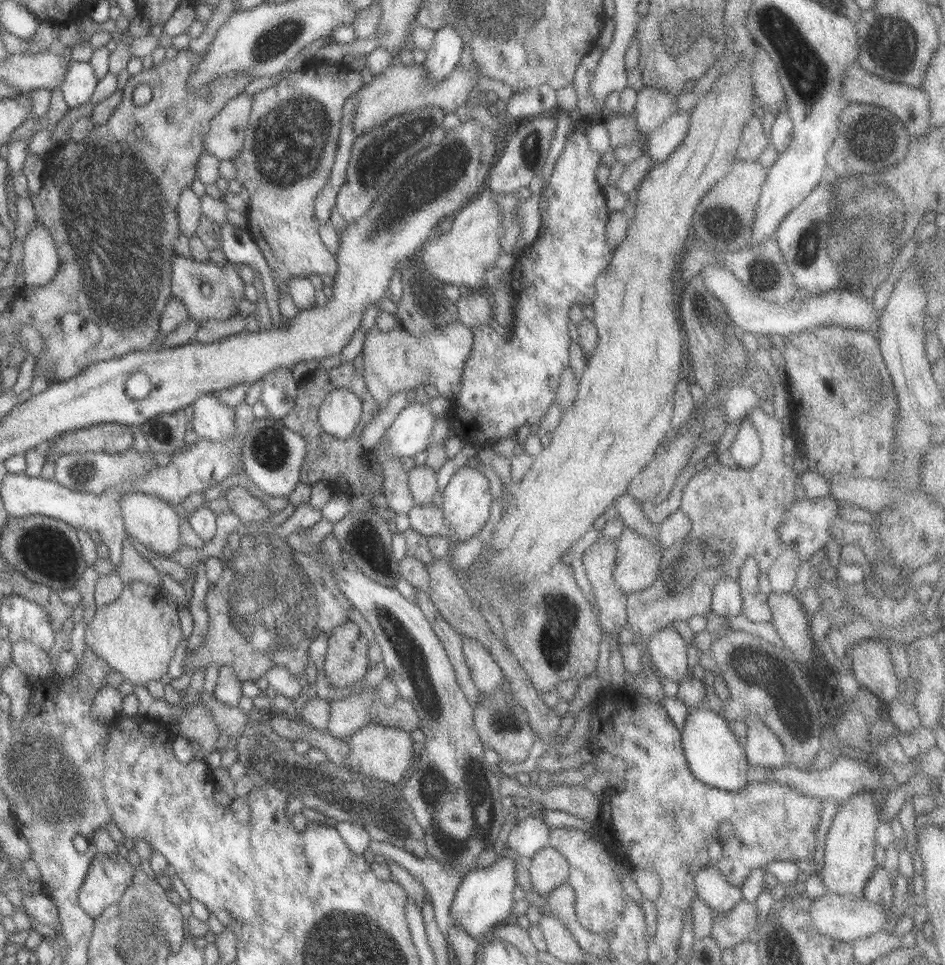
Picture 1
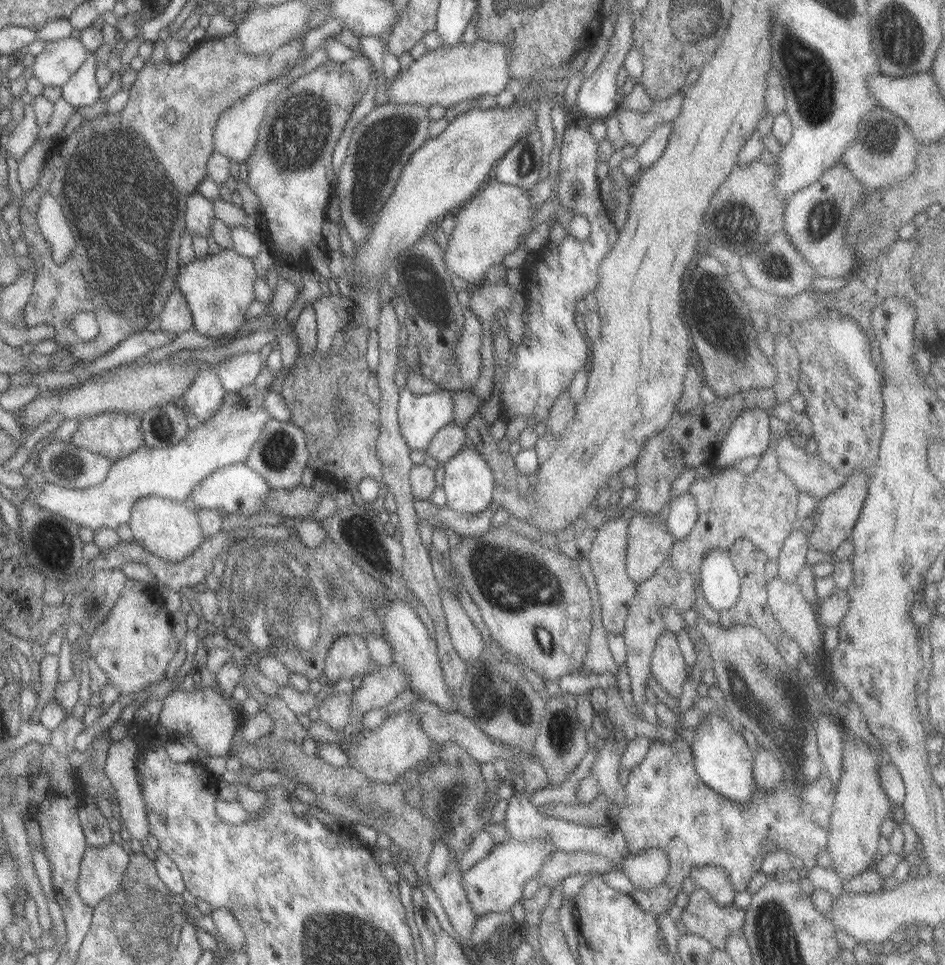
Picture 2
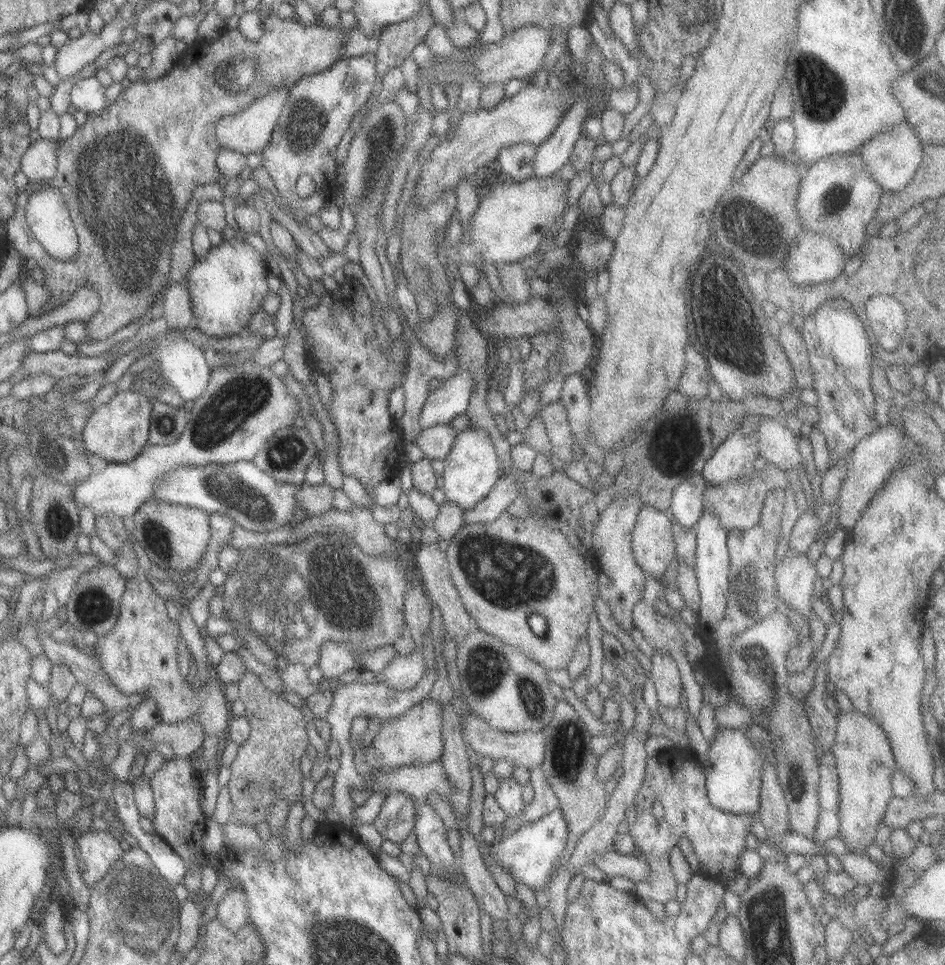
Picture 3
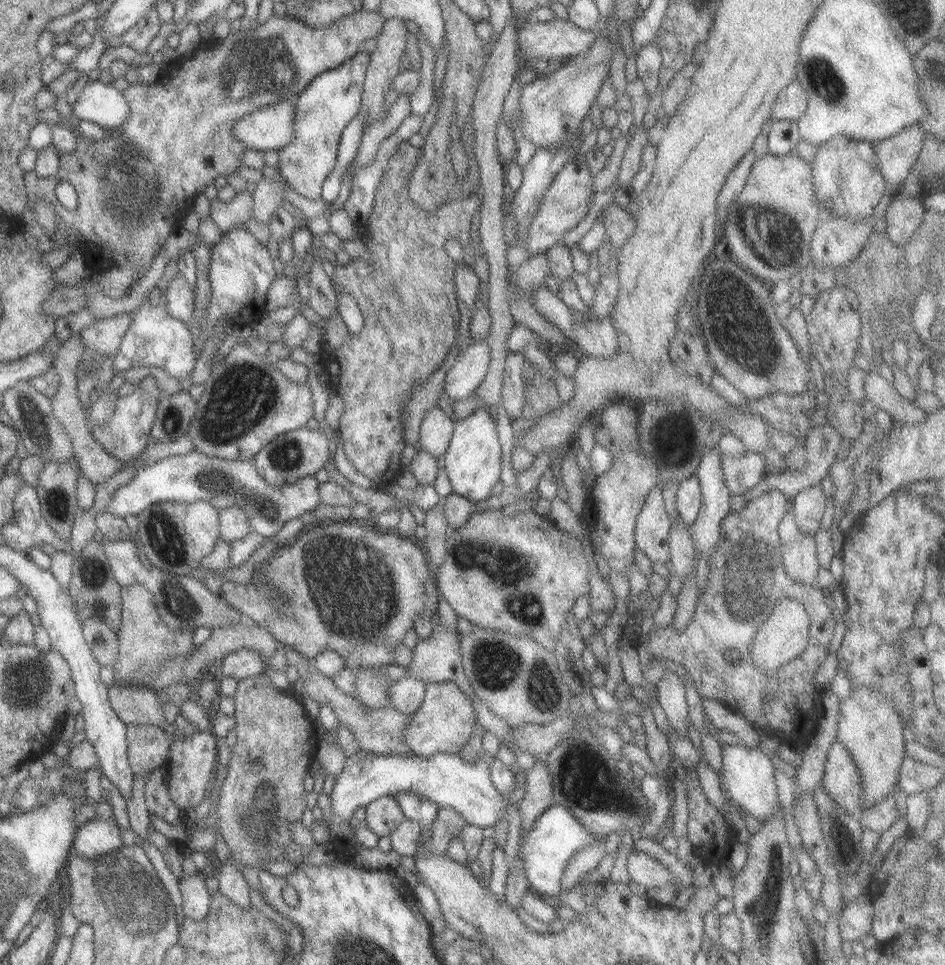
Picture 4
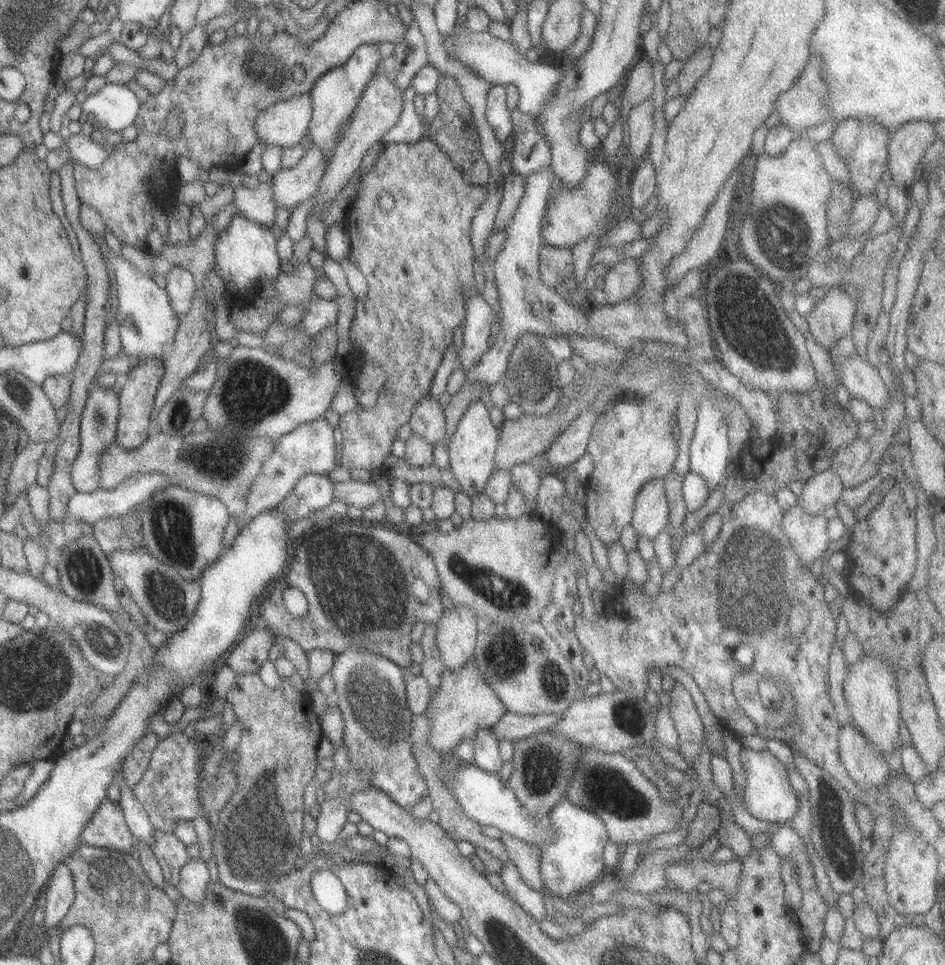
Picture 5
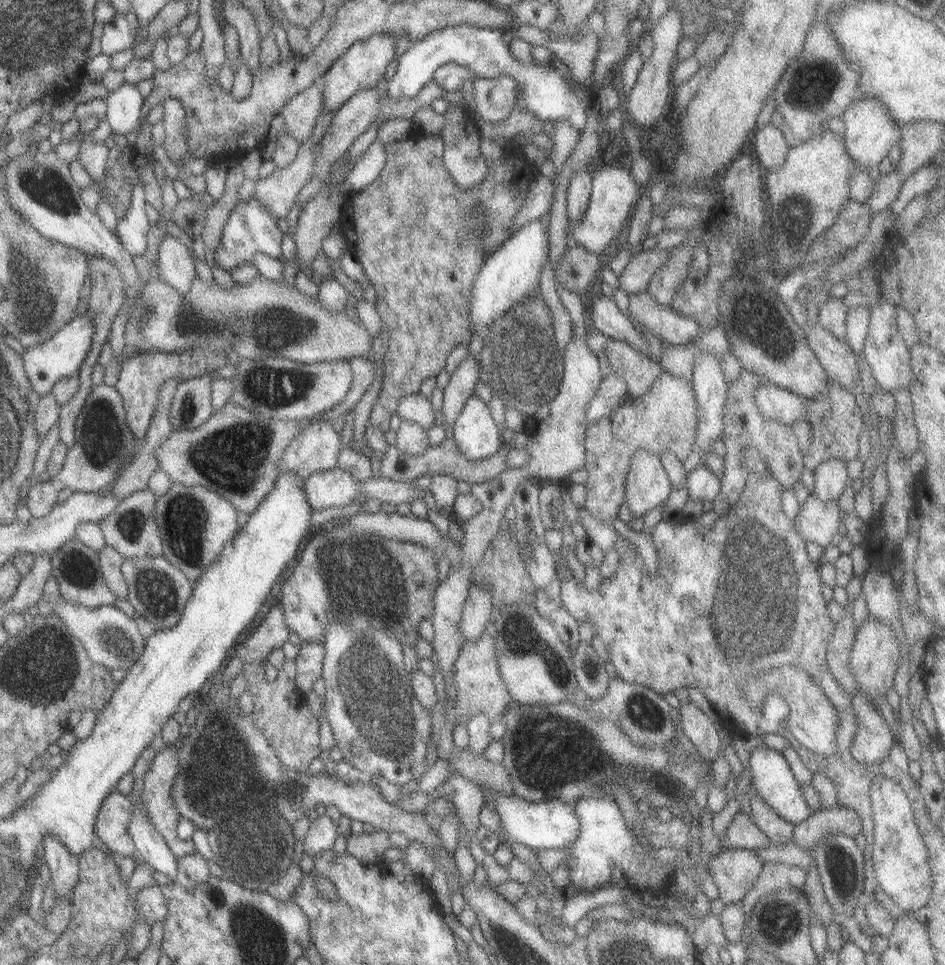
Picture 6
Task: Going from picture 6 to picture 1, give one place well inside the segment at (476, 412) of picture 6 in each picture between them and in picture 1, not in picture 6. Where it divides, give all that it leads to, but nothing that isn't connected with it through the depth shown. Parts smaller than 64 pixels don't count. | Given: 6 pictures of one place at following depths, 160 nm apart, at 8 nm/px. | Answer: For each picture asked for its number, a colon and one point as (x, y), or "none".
1: (465, 499)
2: (467, 484)
3: (470, 468)
4: (472, 459)
5: (471, 448)

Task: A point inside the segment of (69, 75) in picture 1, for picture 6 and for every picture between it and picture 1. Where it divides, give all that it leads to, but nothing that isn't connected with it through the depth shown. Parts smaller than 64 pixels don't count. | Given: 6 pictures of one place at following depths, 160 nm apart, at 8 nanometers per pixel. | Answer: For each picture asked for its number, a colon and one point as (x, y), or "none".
2: (80, 89)
3: (86, 94)
4: (100, 103)
5: (113, 106)
6: (123, 104)

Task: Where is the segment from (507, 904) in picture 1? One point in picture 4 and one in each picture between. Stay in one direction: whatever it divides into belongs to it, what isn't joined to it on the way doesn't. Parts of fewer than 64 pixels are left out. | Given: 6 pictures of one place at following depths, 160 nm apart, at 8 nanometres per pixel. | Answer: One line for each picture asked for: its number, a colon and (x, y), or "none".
2: (493, 885)
3: (531, 849)
4: (555, 837)

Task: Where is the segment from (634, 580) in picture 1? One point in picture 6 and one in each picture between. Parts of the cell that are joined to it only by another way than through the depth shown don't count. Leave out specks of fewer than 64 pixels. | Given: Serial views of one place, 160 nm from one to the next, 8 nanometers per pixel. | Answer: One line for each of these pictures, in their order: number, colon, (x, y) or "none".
2: (647, 542)
3: (652, 546)
4: (651, 528)
5: (650, 513)
6: (646, 486)

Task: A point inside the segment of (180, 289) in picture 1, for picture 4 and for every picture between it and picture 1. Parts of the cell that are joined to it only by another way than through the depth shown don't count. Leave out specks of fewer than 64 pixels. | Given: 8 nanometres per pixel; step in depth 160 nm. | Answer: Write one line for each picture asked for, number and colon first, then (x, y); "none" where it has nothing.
2: (217, 289)
3: (226, 286)
4: (239, 273)

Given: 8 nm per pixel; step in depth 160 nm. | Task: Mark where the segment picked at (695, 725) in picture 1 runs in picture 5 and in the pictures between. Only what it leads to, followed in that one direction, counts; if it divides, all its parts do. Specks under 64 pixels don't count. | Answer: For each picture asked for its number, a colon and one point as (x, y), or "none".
2: (721, 760)
3: (732, 767)
4: (746, 777)
5: (767, 795)

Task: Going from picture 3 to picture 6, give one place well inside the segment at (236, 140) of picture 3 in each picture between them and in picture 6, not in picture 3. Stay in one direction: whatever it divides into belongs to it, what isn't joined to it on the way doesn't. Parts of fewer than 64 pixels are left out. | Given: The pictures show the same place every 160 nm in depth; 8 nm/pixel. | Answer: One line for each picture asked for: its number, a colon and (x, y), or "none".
4: (267, 128)
5: (283, 124)
6: (298, 114)

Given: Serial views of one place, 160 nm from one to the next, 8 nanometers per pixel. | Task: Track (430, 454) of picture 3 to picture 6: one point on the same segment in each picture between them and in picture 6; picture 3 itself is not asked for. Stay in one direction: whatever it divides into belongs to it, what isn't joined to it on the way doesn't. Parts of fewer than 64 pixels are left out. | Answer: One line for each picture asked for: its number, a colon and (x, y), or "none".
4: (435, 430)
5: (427, 420)
6: (415, 409)

